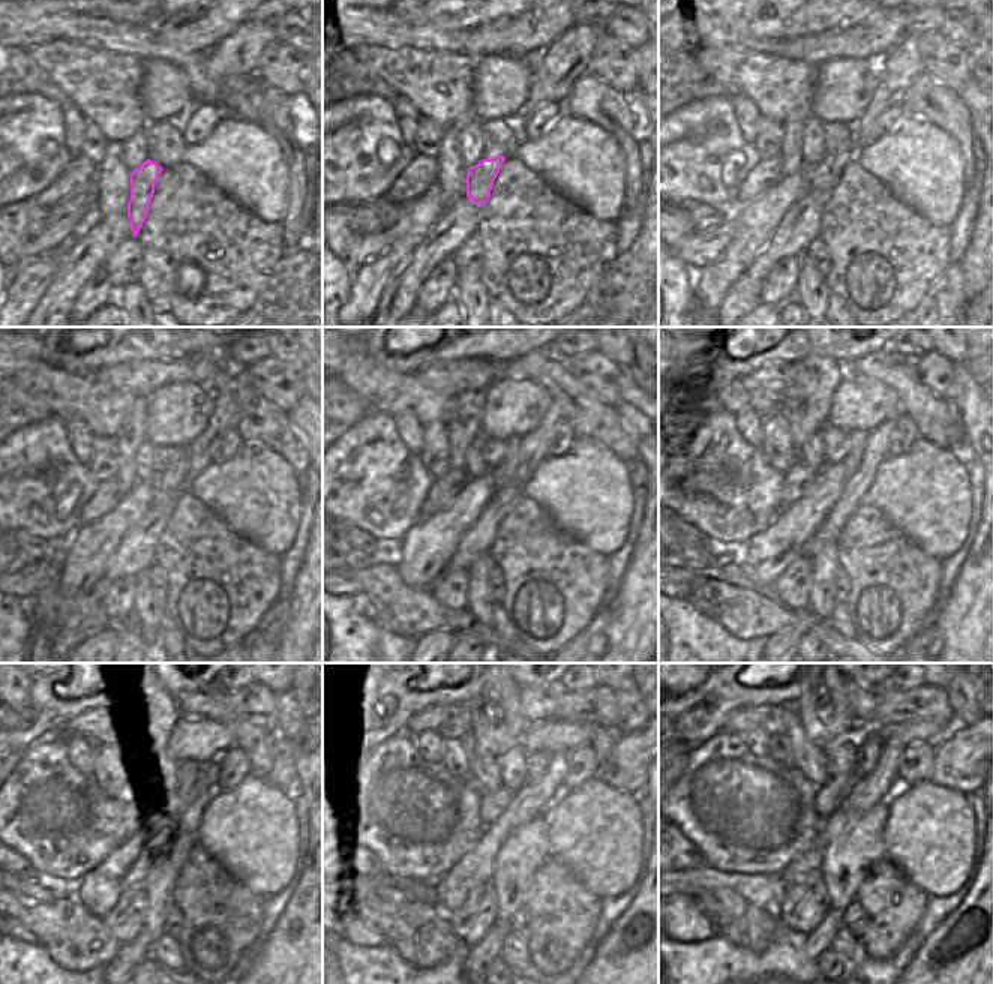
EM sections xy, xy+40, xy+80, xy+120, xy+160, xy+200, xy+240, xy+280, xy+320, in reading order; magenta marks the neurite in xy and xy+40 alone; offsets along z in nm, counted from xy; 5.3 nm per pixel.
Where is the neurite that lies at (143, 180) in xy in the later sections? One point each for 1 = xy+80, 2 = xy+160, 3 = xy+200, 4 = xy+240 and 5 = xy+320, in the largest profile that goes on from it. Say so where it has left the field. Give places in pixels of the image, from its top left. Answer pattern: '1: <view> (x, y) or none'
1: xy+80 (822, 177)
2: xy+160 (504, 474)
3: xy+200 (852, 461)
4: xy+240 (200, 768)
5: xy+320 (869, 747)

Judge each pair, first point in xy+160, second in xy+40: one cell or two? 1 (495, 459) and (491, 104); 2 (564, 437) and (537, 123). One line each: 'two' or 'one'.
1: two
2: one

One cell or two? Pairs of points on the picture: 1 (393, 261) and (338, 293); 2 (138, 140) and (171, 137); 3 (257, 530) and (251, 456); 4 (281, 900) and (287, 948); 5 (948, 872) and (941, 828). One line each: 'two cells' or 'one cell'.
1: two cells
2: one cell
3: one cell
4: two cells
5: one cell

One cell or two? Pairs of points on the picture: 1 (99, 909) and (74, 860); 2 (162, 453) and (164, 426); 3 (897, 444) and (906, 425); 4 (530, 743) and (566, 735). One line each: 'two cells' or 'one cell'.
1: two cells
2: two cells
3: one cell
4: one cell

